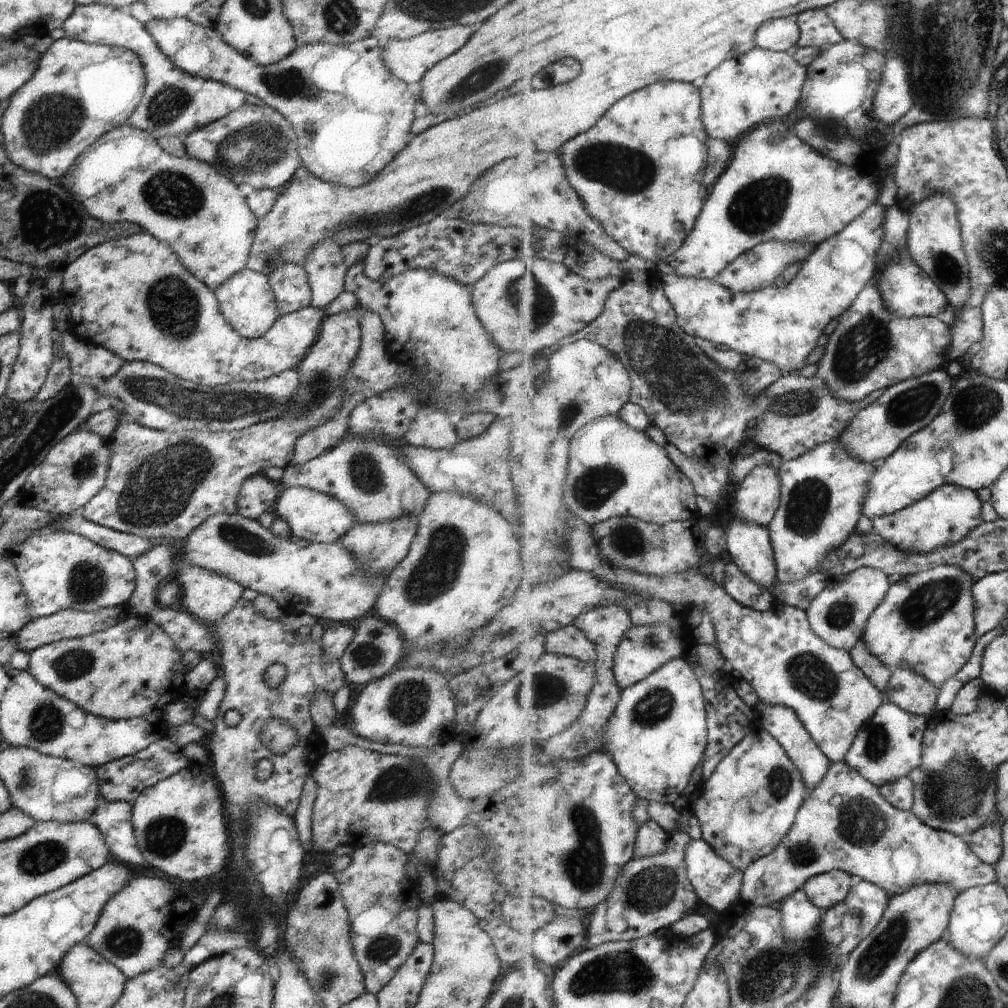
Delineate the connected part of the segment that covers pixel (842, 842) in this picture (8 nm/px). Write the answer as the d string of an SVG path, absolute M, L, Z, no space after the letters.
M846 760L833 762L831 771L828 773L826 779L822 784L812 789L812 792L807 797L806 804L800 809L799 818L796 821L795 827L791 830L790 834L783 843L780 844L774 852L758 859L752 866L745 872L745 879L743 887L741 888L741 900L747 903L752 903L761 907L769 907L772 905L780 906L784 901L791 898L796 891L804 889L806 884L817 876L829 873L836 869L852 873L855 879L862 879L877 884L887 890L893 895L899 895L911 890L911 888L919 887L922 885L935 885L938 883L948 883L954 885L961 893L970 891L978 887L987 887L989 884L998 883L997 867L993 864L986 862L980 858L980 855L971 848L971 844L964 837L958 836L956 833L943 831L930 826L921 816L918 816L913 810L900 810L893 803L888 802L886 797L882 794L881 788L876 786L872 781L866 780L862 773L850 766Z

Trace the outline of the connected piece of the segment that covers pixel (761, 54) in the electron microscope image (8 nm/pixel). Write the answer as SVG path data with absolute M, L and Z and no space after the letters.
M756 47L756 50L752 50L748 56L740 56L740 60L725 60L714 72L711 72L707 77L700 88L703 92L703 117L704 124L706 125L706 130L711 138L717 138L729 143L736 142L742 134L754 130L754 128L759 127L760 125L768 122L768 120L774 120L772 116L786 116L786 114L792 114L796 108L800 108L800 104L804 103L804 84L808 80L808 68L804 65L798 64L793 55L793 52L784 52L784 51L773 51L770 49L763 49L762 47Z

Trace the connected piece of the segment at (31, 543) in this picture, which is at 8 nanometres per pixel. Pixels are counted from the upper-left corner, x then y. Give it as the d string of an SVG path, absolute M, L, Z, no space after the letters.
M45 527L42 532L29 536L25 541L12 546L8 555L9 560L16 567L28 610L32 614L28 622L66 609L78 612L98 612L102 608L128 605L136 588L135 570L129 558L116 551L102 548L83 536L57 527Z

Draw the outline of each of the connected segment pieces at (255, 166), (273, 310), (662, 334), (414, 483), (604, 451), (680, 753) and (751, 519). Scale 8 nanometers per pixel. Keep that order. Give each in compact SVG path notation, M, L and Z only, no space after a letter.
M250 100L221 119L181 138L188 157L205 162L228 180L281 190L303 162L297 153L297 132L280 112Z
M246 268L231 279L224 281L214 290L219 302L220 310L230 323L230 326L247 339L263 337L269 328L279 319L279 308L275 296L268 282L267 276Z
M648 270L648 272L642 272L642 274L630 273L626 276L626 282L615 291L611 292L609 296L605 313L600 316L598 320L595 320L590 326L584 328L583 331L572 335L568 340L564 340L566 345L572 344L574 341L582 339L588 339L596 341L598 344L611 348L611 351L615 353L631 373L633 380L633 391L631 396L631 402L639 404L646 414L648 414L652 424L660 428L667 437L668 444L672 444L678 447L681 451L684 451L690 457L704 457L706 453L713 449L726 447L729 448L734 454L740 454L743 448L743 443L747 439L755 439L755 442L759 444L760 448L768 449L780 453L785 461L800 458L807 452L814 450L823 444L829 442L840 441L843 437L843 433L852 424L852 421L862 412L865 408L868 408L871 404L874 404L885 392L886 388L880 388L876 392L872 392L870 396L867 396L864 400L851 403L850 401L842 400L837 397L832 391L829 390L827 382L824 382L820 377L814 376L812 378L805 378L804 376L796 376L796 374L785 374L776 384L773 384L770 388L753 395L749 393L745 387L747 386L747 380L743 379L743 376L738 370L732 370L721 365L701 348L700 339L696 338L693 334L687 333L679 323L679 314L676 307L672 304L671 298L668 296L666 289L664 288L664 282L661 274L658 271Z
M349 434L341 440L340 444L330 448L324 454L298 466L289 464L283 469L281 480L286 488L304 487L330 495L332 498L340 500L348 510L352 510L356 521L362 524L396 520L400 516L417 517L424 512L427 500L432 493L422 484L413 470L408 468L408 464L404 464L404 458L402 458L399 448L386 445L385 440L360 435Z
M608 415L603 419L592 421L586 427L581 428L578 435L575 436L571 442L571 471L568 475L567 486L565 487L565 501L567 507L572 508L572 515L578 518L584 518L584 522L588 525L593 525L614 517L633 516L639 519L644 519L649 523L658 523L665 525L674 521L687 521L694 518L694 514L698 511L698 493L695 484L691 478L676 464L675 460L671 457L666 446L660 446L658 442L654 442L650 436L646 435L646 431L637 430L625 422L618 415Z
M685 657L671 660L646 680L623 689L623 699L615 715L603 728L603 746L619 764L620 770L642 800L674 804L678 798L684 796L692 774L703 764L702 760L705 759L711 742L708 707L699 673Z
M760 466L754 469L737 492L736 514L740 520L766 527L775 522L783 503L783 481L780 469Z

